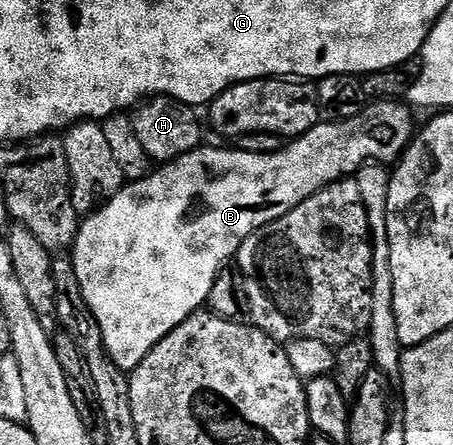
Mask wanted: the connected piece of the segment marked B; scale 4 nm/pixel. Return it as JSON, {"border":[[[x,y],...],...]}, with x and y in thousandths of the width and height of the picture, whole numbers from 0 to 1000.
{"border":[[[821,227],[781,263],[700,276],[673,303],[656,303],[642,317],[629,319],[620,337],[609,344],[547,344],[528,335],[501,339],[494,330],[444,326],[430,339],[393,353],[380,366],[347,373],[318,402],[276,409],[274,420],[249,447],[238,449],[227,458],[225,470],[205,474],[179,499],[168,542],[155,557],[155,580],[172,613],[172,640],[181,640],[181,667],[190,667],[190,685],[225,739],[225,757],[234,766],[234,784],[247,809],[272,834],[287,838],[322,802],[322,793],[331,784],[340,784],[340,775],[349,775],[349,766],[358,766],[358,757],[366,757],[366,748],[375,748],[393,730],[402,730],[402,721],[411,721],[411,712],[419,712],[430,699],[444,697],[457,683],[459,661],[468,647],[468,634],[477,629],[477,616],[490,596],[523,580],[543,533],[552,533],[570,515],[596,506],[596,497],[614,497],[614,488],[640,479],[640,470],[667,461],[667,452],[675,452],[675,443],[693,443],[693,434],[702,434],[711,422],[724,420],[751,402],[784,396],[797,375],[857,371],[881,360],[914,310],[909,256],[914,256],[912,243],[892,227]]]}

